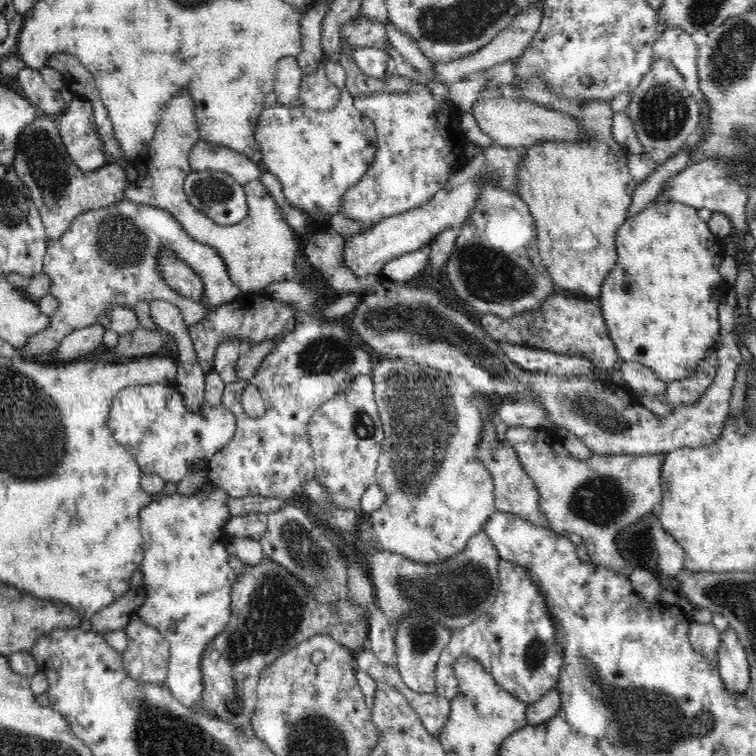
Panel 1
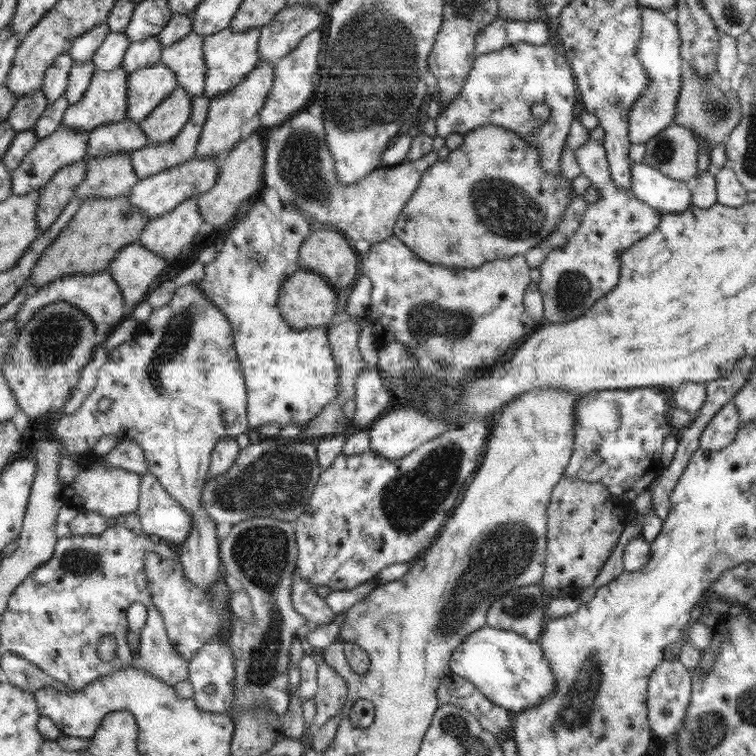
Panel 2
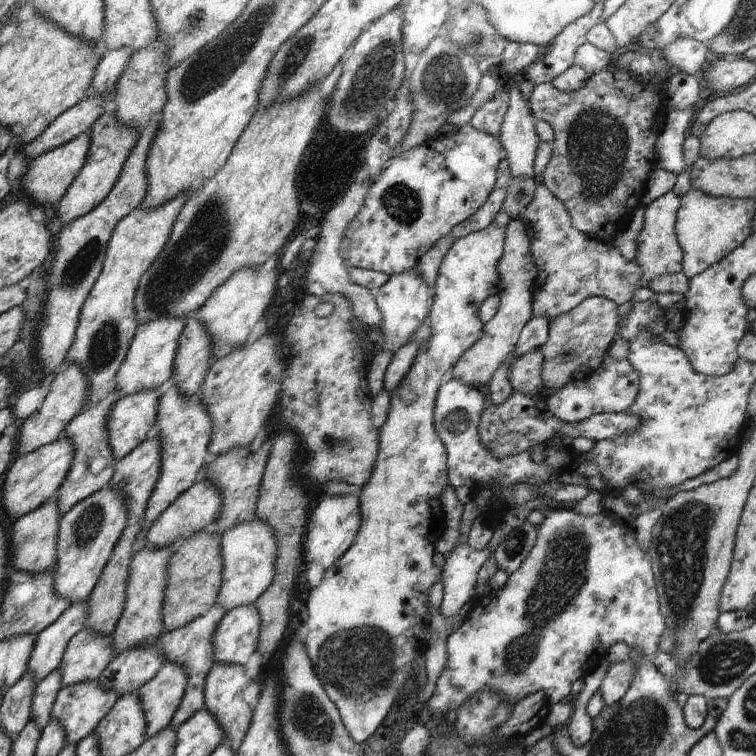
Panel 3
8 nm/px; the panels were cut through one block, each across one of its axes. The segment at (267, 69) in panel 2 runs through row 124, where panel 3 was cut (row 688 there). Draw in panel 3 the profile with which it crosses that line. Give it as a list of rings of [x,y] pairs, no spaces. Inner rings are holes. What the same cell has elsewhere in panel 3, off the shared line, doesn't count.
[[[213,663],[205,679],[205,709],[216,719],[216,722],[223,730],[227,744],[237,753],[246,736],[247,730],[250,728],[252,720],[252,710],[242,696],[242,688],[248,684],[244,667],[240,665]]]

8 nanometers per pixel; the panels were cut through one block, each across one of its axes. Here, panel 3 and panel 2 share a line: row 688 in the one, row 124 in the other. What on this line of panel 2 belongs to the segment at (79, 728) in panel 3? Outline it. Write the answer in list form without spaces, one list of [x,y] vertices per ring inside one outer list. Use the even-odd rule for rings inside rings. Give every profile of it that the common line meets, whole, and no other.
[[[121,66],[116,70],[94,71],[84,96],[76,104],[68,105],[68,108],[66,108],[61,126],[67,126],[70,130],[90,132],[103,124],[125,120],[128,76],[129,74]]]

